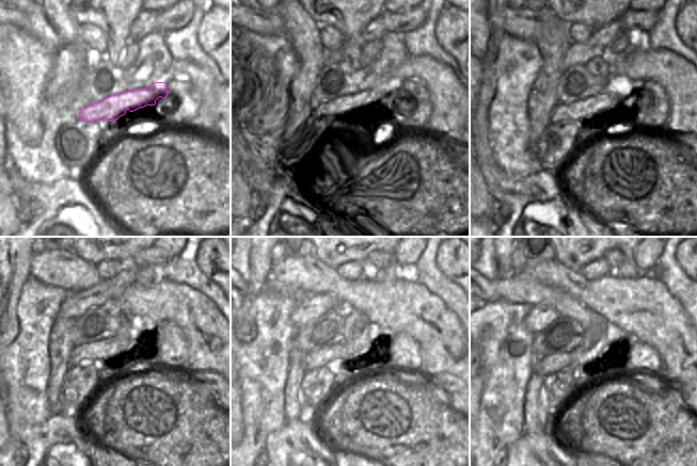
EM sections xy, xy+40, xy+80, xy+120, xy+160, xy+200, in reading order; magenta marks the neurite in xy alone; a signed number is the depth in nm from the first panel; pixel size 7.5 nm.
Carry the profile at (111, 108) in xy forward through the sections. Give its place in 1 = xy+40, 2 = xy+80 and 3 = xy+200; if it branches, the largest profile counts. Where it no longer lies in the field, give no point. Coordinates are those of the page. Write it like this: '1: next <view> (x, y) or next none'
1: next xy+40 (349, 108)
2: next xy+80 (619, 90)
3: next xy+200 (552, 364)

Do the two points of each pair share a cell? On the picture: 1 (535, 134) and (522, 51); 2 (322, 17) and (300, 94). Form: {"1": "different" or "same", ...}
{"1": "different", "2": "different"}

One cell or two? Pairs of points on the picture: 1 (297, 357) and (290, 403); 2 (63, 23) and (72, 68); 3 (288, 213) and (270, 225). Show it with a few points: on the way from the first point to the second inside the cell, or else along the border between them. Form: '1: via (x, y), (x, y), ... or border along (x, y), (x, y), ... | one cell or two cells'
1: via (297, 369), (292, 391) | one cell
2: via (68, 34), (70, 58) | one cell
3: border along (266, 199), (288, 220) | two cells

